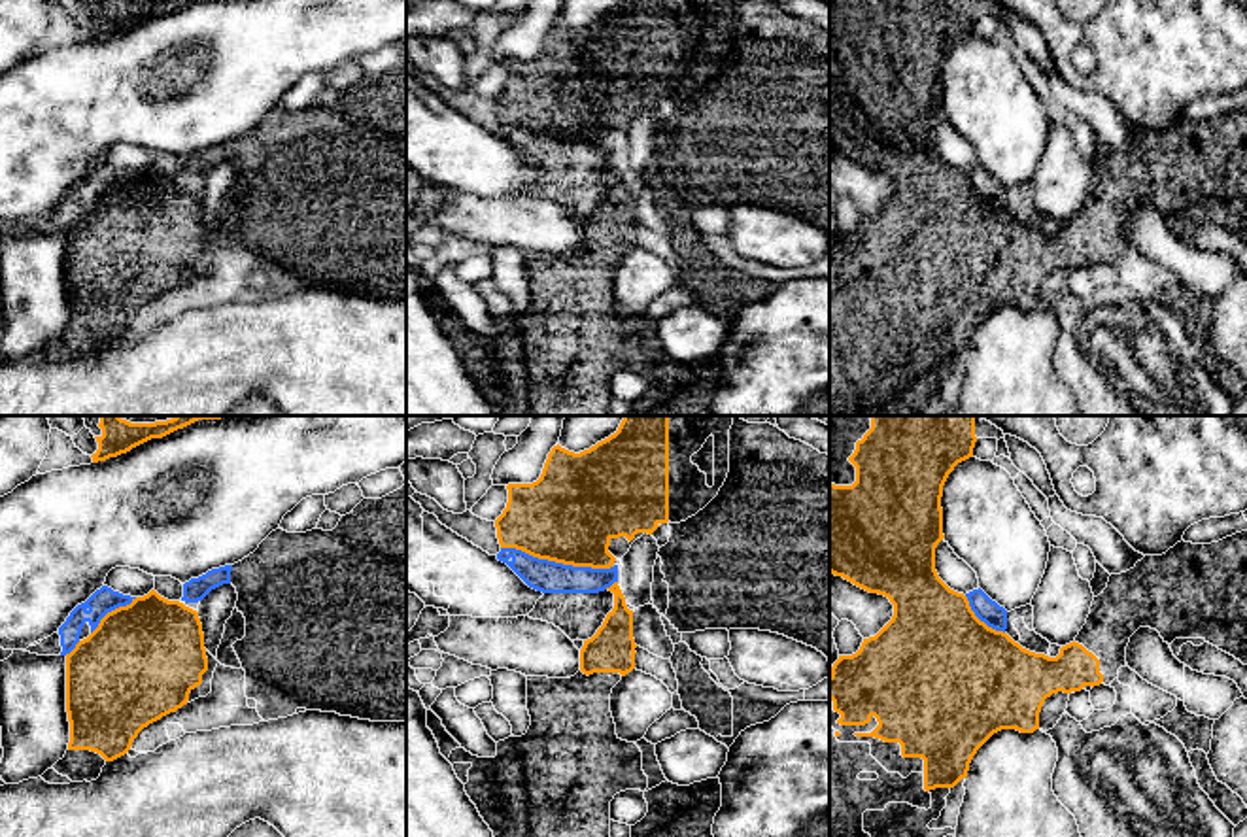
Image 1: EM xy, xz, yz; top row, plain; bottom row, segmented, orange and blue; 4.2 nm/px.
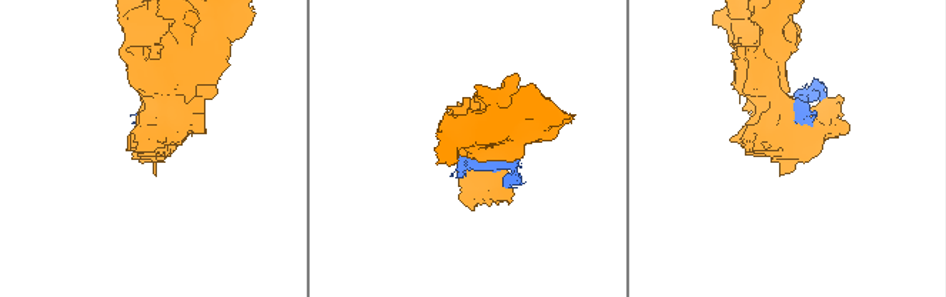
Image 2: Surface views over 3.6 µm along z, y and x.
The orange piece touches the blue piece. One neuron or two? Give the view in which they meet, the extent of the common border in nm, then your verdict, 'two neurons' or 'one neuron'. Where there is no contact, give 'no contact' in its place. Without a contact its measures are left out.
xz | 500 nm | two neurons

